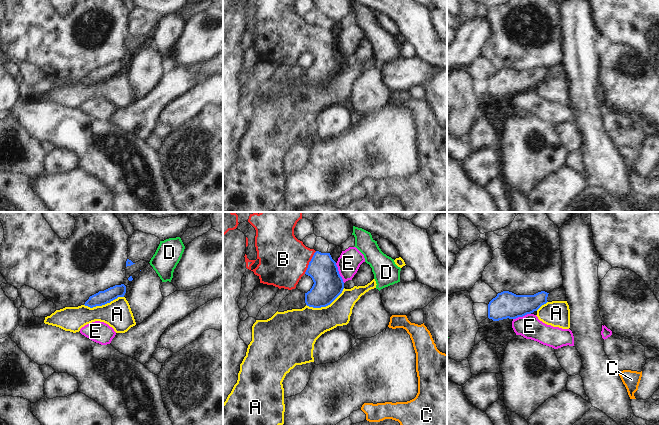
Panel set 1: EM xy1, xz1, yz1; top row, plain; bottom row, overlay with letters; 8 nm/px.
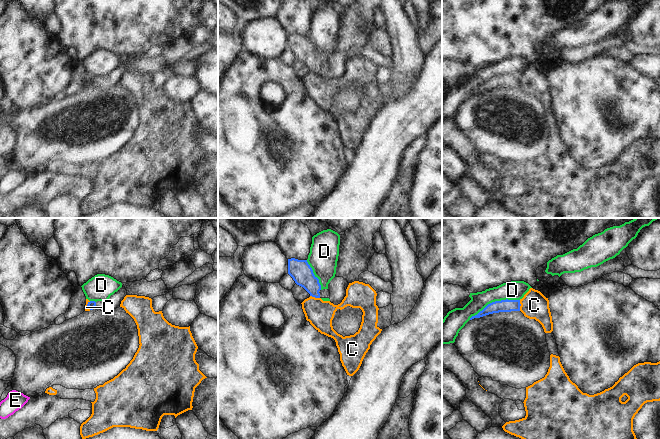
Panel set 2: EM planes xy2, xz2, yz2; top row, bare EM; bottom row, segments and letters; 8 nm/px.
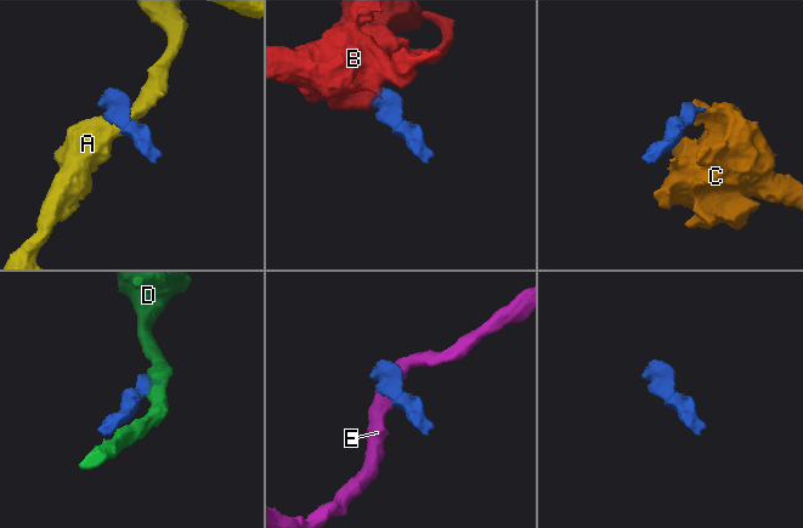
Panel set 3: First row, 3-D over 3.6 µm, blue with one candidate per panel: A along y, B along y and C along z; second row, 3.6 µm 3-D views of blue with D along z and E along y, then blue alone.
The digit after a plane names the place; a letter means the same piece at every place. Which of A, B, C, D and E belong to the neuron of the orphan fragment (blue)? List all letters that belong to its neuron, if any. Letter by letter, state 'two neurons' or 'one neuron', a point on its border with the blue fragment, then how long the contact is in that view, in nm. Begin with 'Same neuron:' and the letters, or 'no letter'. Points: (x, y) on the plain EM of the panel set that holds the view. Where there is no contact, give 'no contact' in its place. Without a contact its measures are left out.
Same neuron: B
A: two neurons; meets blue in xz1 at (325, 82); contact 340 nm long
B: one neuron; meets blue in xz1 at (309, 38); contact 200 nm long
C: two neurons; meets blue in yz2 at (520, 81); contact 90 nm long
D: two neurons; meets blue in yz2 at (495, 77); contact 440 nm long
E: two neurons; meets blue in xz1 at (338, 49); contact 180 nm long

